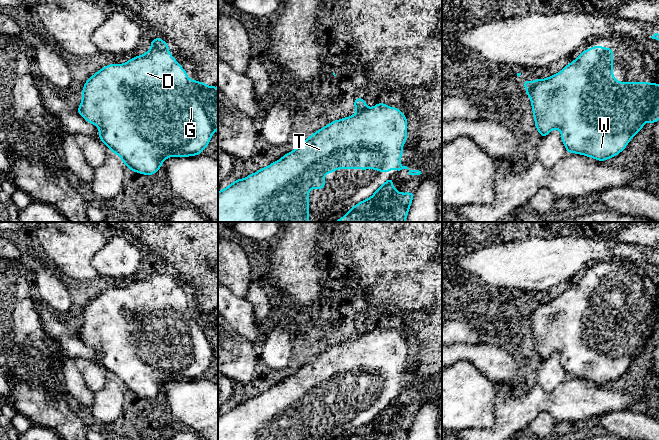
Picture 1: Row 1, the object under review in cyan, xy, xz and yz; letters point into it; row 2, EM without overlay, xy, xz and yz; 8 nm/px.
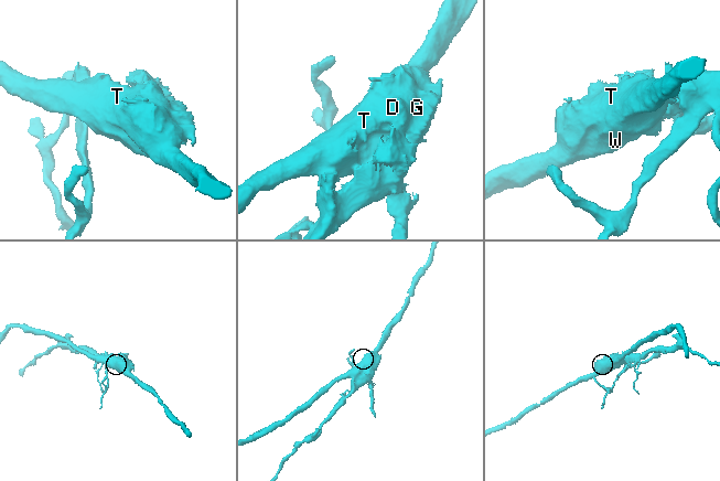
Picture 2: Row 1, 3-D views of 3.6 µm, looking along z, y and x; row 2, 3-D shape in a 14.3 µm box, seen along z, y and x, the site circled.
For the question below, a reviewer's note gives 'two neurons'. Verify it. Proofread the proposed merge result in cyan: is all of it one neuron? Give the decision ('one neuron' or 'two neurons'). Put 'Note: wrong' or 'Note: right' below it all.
two neurons
Note: right

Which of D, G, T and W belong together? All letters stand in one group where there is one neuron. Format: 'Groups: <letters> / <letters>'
Groups: D / G T W

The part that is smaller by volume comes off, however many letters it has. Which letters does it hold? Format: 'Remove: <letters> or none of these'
Remove: D

